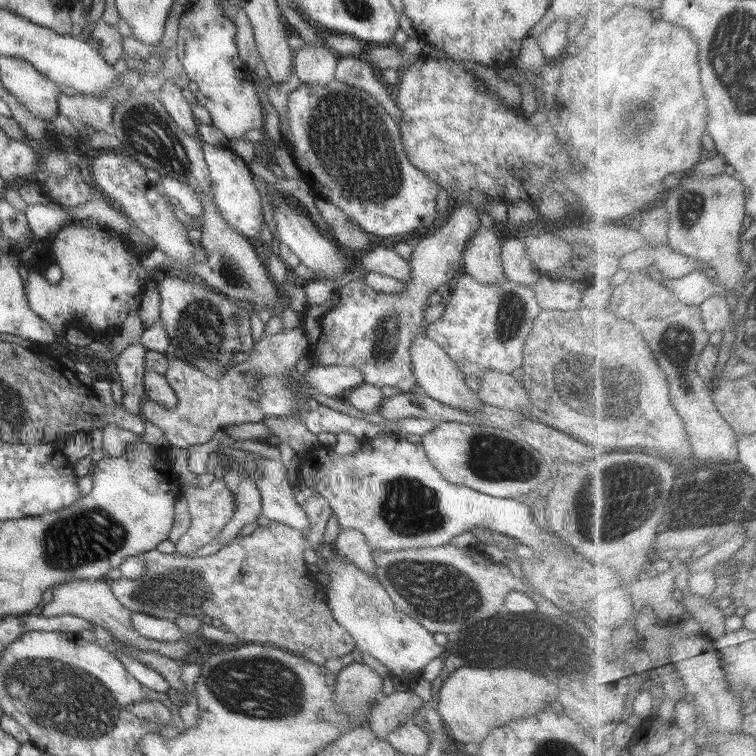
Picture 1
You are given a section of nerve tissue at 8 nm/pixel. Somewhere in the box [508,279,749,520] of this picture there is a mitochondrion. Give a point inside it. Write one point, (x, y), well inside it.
(718, 491)

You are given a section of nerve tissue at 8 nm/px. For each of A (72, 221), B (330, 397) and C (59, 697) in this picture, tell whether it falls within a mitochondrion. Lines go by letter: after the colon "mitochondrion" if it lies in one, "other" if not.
A: other
B: other
C: mitochondrion

